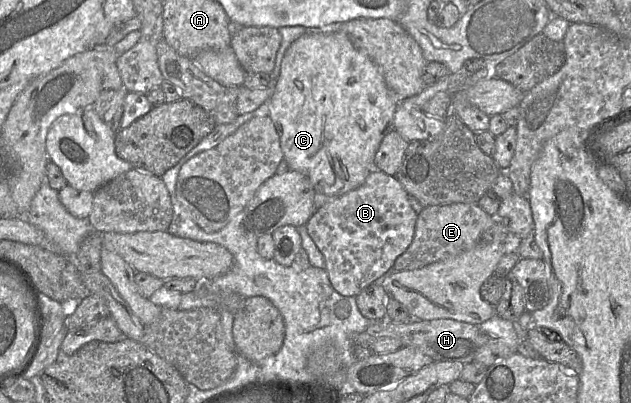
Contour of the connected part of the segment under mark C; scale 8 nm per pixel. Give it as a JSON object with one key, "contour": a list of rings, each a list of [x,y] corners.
{"contour":[[[309,30],[290,45],[281,62],[280,75],[276,79],[269,98],[269,116],[278,132],[283,157],[289,168],[304,174],[311,182],[315,190],[315,205],[317,209],[326,202],[364,184],[369,173],[375,169],[374,158],[382,139],[394,130],[394,114],[397,105],[397,98],[387,86],[376,63],[368,55],[357,49],[345,33],[340,31],[322,32],[321,30]]]}

